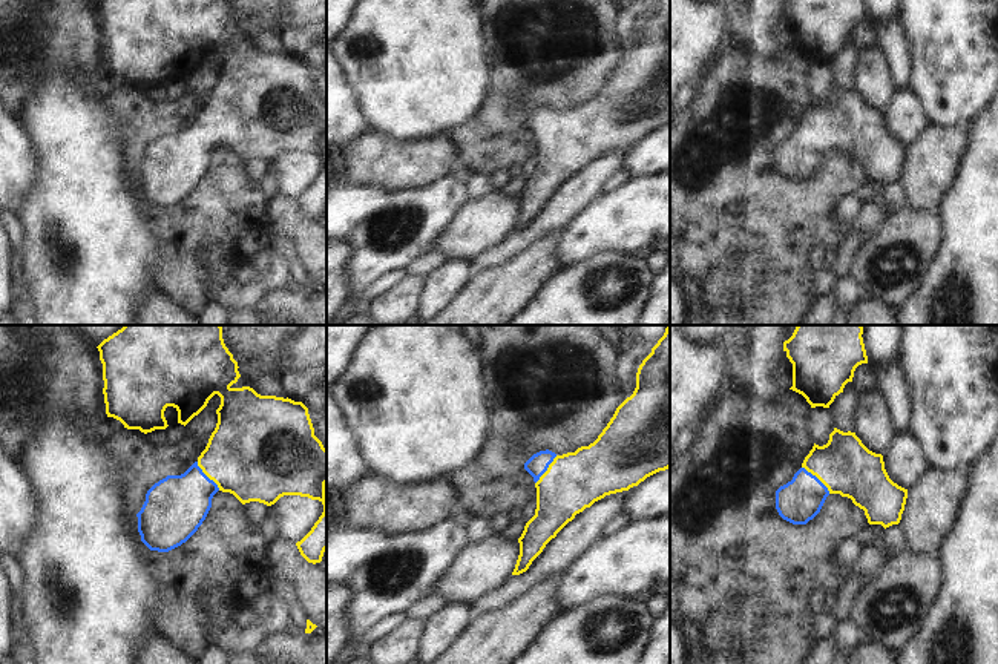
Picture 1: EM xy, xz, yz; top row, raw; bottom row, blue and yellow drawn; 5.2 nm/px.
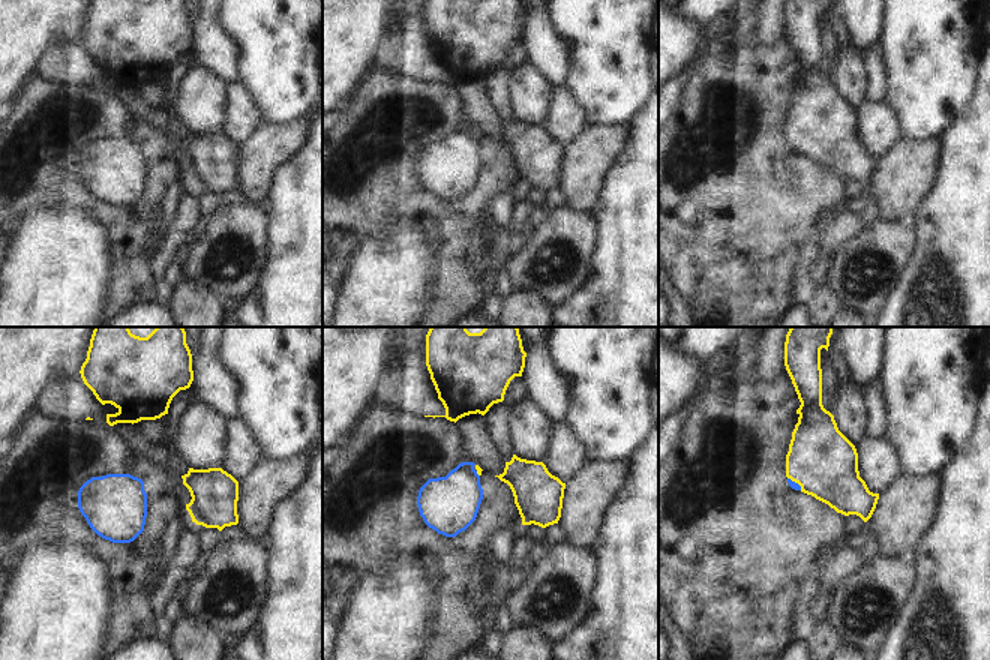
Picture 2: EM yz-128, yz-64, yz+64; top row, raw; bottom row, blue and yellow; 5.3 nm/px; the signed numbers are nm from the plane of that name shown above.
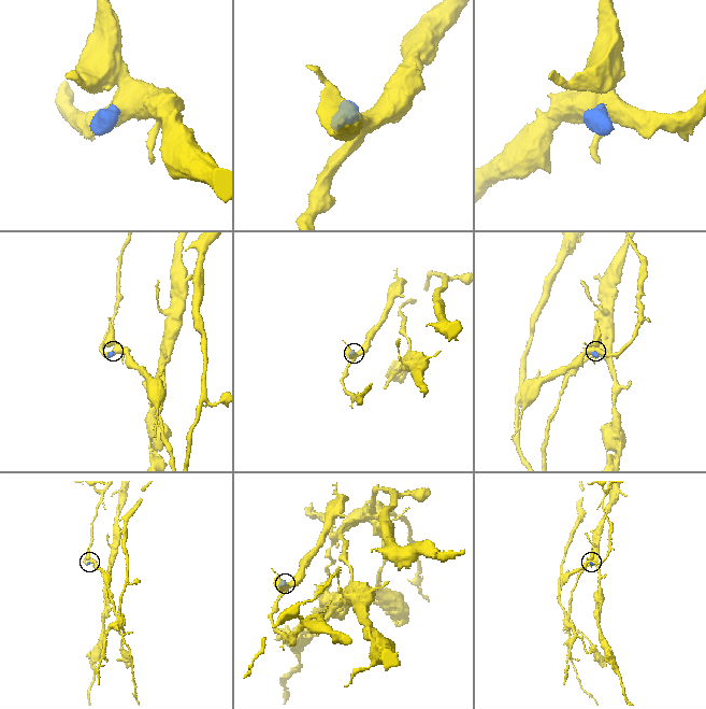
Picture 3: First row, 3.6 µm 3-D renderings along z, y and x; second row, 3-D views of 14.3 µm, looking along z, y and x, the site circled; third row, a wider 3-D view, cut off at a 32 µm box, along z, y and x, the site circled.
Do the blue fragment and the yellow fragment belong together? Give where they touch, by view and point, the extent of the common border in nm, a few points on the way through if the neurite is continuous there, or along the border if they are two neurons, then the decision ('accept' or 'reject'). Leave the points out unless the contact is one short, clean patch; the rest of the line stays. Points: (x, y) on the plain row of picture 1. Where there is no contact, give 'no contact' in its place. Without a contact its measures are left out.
contact yz (817, 135); length 200 nm; way yz (797, 158), (817, 135), (827, 126), (843, 121); accept

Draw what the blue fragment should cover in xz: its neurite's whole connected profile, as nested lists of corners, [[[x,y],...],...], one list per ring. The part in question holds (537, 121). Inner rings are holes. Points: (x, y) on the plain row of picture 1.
[[[656,0],[636,29],[636,44],[589,103],[556,112],[546,106],[533,110],[524,126],[537,144],[535,172],[526,179],[520,212],[512,232],[529,225],[546,201],[575,175],[606,152],[629,147],[647,133],[670,124],[670,0]]]

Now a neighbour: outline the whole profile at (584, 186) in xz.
[[[625,147],[606,152],[590,164],[576,170],[575,175],[546,201],[526,228],[509,233],[500,244],[468,261],[471,278],[512,261],[517,253],[524,251],[540,238],[564,228],[578,212],[602,195],[602,184],[621,170],[624,153]]]

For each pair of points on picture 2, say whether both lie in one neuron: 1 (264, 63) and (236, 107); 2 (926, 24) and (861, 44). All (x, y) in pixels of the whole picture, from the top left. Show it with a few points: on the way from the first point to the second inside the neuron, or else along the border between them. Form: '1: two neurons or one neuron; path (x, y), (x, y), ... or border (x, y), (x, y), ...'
1: two neurons; border (237, 80), (258, 110), (261, 122)
2: two neurons; border (884, 15), (878, 44)

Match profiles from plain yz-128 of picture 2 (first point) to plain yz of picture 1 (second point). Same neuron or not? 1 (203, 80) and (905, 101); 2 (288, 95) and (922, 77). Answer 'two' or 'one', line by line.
1: two
2: one

